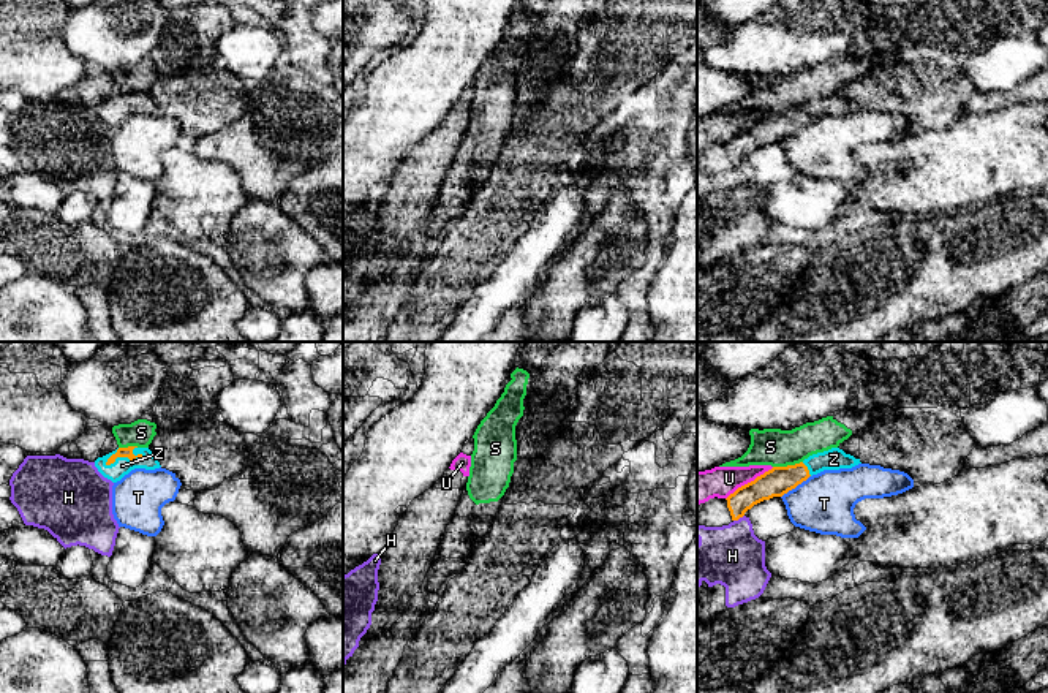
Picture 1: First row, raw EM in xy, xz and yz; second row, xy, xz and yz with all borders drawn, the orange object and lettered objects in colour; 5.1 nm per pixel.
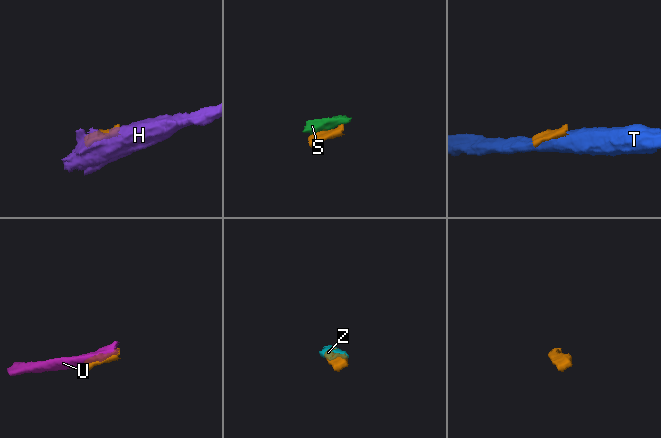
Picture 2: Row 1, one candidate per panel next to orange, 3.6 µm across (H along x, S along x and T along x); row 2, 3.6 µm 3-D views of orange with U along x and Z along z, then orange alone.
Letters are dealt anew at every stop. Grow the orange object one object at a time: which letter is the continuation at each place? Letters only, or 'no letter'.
Z

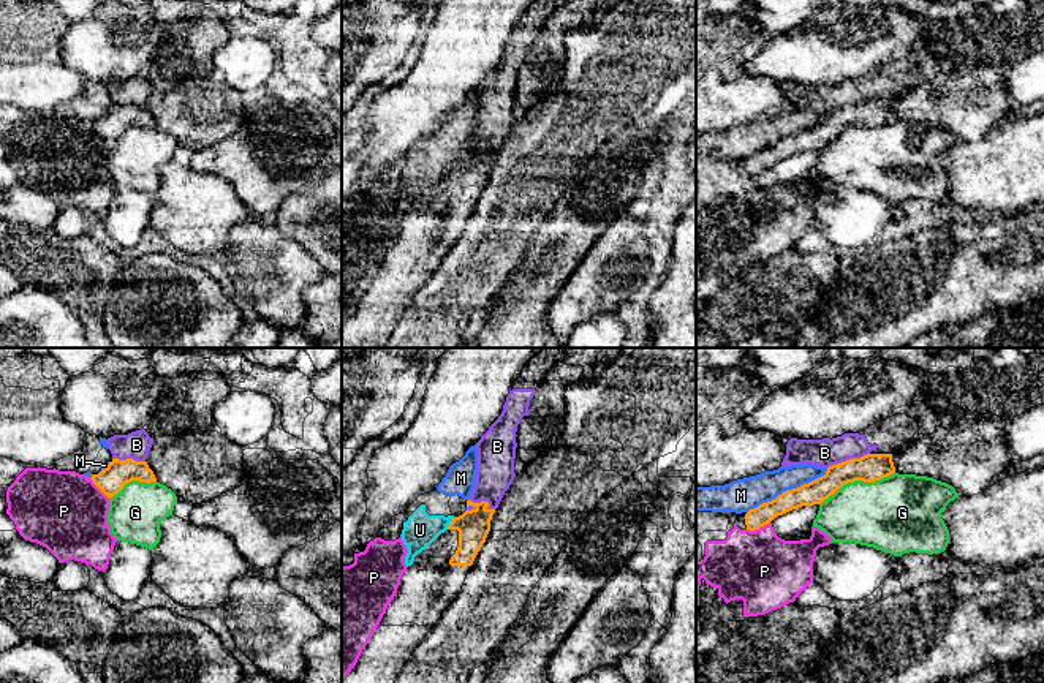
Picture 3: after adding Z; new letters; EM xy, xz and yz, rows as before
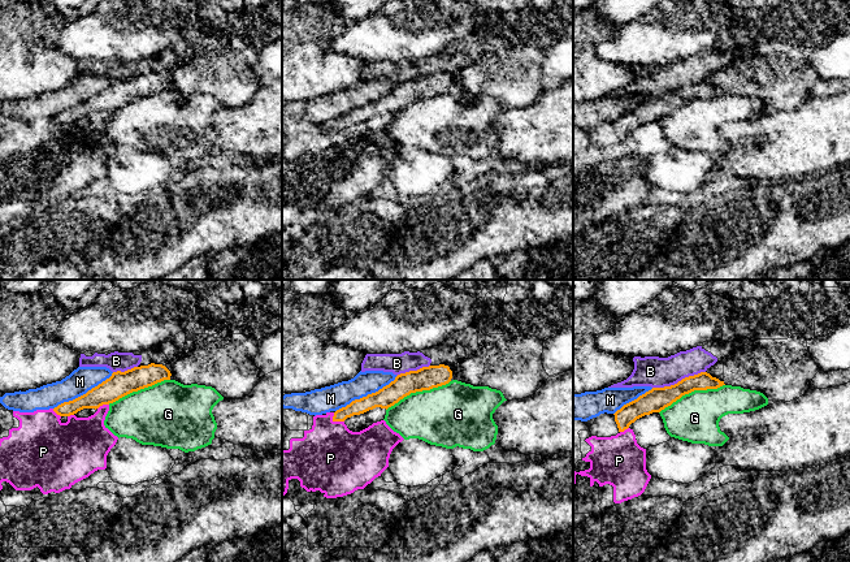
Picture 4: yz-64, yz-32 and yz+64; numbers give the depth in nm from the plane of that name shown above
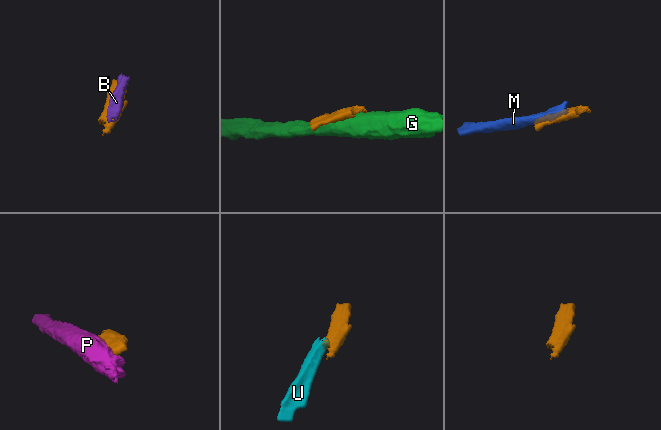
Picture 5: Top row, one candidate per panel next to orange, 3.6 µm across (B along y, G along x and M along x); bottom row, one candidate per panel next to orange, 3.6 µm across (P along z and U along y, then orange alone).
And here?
no letter

